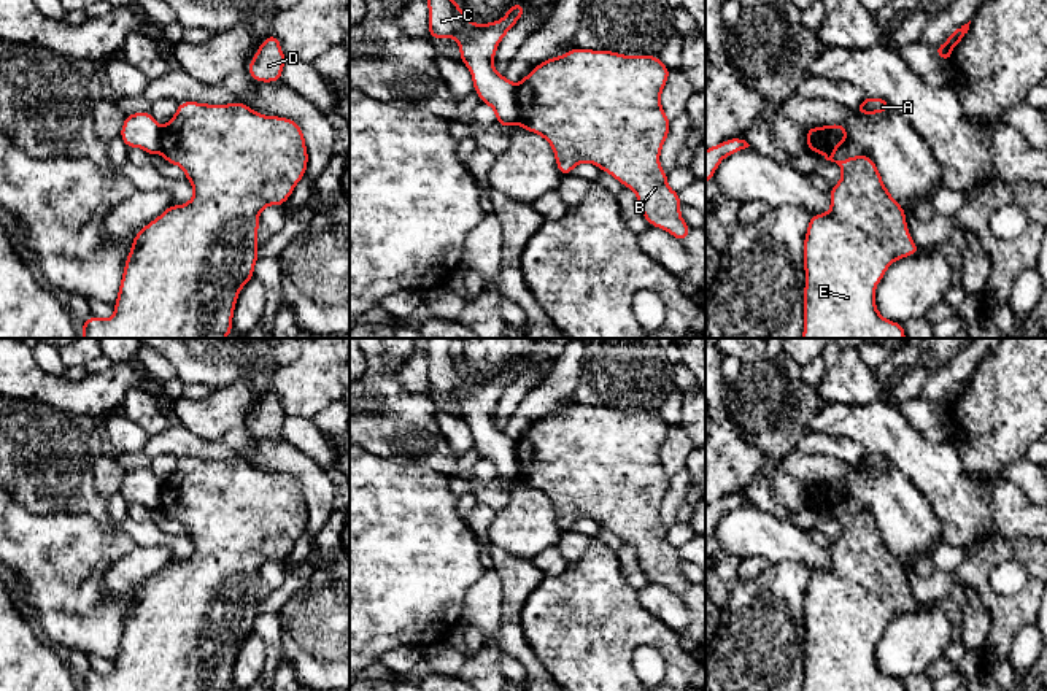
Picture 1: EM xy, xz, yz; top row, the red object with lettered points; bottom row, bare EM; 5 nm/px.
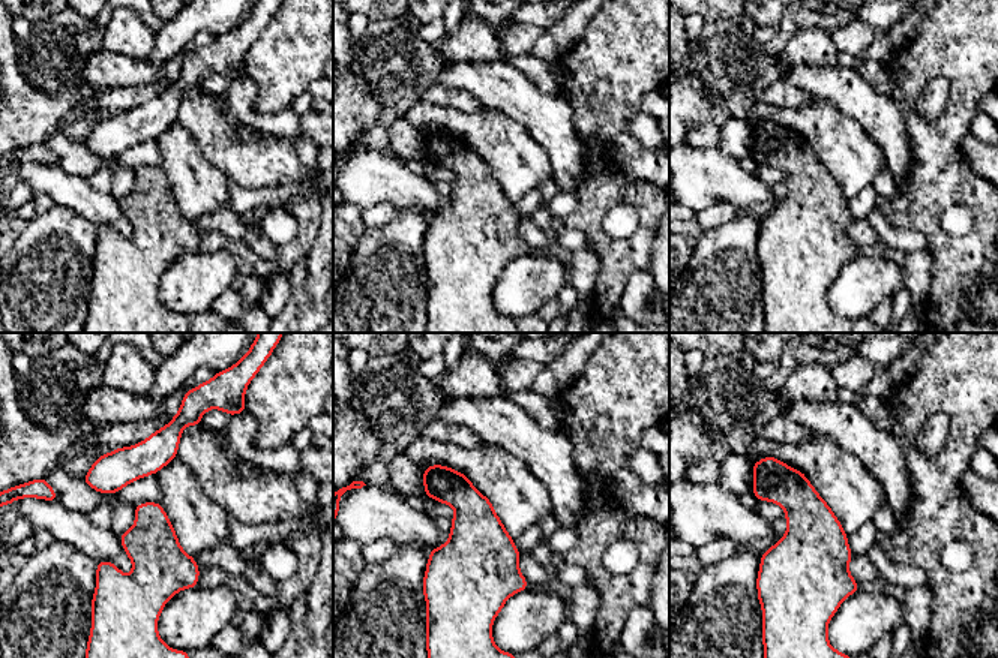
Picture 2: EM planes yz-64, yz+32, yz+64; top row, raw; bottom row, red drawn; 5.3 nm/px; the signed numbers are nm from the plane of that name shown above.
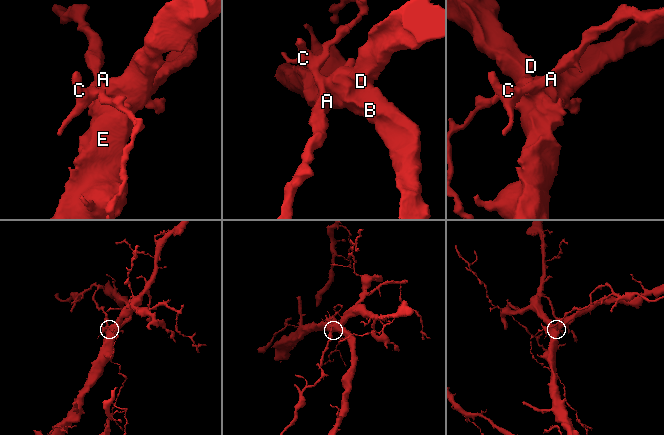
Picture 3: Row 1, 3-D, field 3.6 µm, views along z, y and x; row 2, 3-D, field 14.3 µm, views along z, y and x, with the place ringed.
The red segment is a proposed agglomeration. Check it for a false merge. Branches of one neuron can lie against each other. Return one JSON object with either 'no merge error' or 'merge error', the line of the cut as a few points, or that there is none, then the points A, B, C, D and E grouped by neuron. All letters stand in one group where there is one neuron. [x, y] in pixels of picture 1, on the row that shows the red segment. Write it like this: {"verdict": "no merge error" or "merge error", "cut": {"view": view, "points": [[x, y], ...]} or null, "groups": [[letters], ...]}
{"verdict": "merge error", "cut": {"view": "yz", "points": [[817, 127], [822, 143], [836, 148]]}, "groups": [["A", "C"], ["B", "D", "E"]]}

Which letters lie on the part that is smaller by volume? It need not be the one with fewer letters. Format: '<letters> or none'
A, C

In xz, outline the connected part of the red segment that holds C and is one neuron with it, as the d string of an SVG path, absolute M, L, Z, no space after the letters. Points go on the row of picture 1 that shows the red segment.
M426 0L429 38L454 38L473 79L480 100L496 111L496 122L518 124L520 108L515 84L494 70L496 49L507 32L524 14L524 3L513 3L507 14L488 24L473 24L453 0Z

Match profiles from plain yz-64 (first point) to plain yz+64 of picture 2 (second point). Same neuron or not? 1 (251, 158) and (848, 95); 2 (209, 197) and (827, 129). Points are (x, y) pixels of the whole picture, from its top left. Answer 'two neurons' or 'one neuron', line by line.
1: one neuron
2: one neuron

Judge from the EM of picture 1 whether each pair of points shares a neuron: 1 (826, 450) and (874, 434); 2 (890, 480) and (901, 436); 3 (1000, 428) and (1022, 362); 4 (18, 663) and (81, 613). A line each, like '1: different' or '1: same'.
1: different
2: different
3: same
4: different

